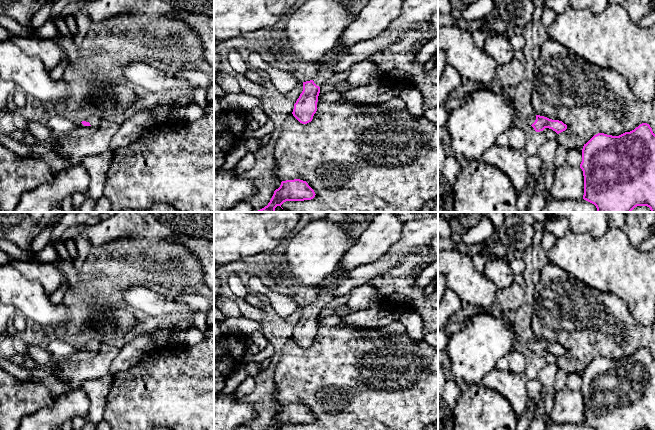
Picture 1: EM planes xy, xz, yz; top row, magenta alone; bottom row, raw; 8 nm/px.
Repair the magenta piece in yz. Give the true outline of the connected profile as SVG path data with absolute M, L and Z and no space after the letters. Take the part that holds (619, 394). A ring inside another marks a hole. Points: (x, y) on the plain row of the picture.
M647 347L619 360L598 357L582 373L583 423L595 430L655 430L655 358Z

